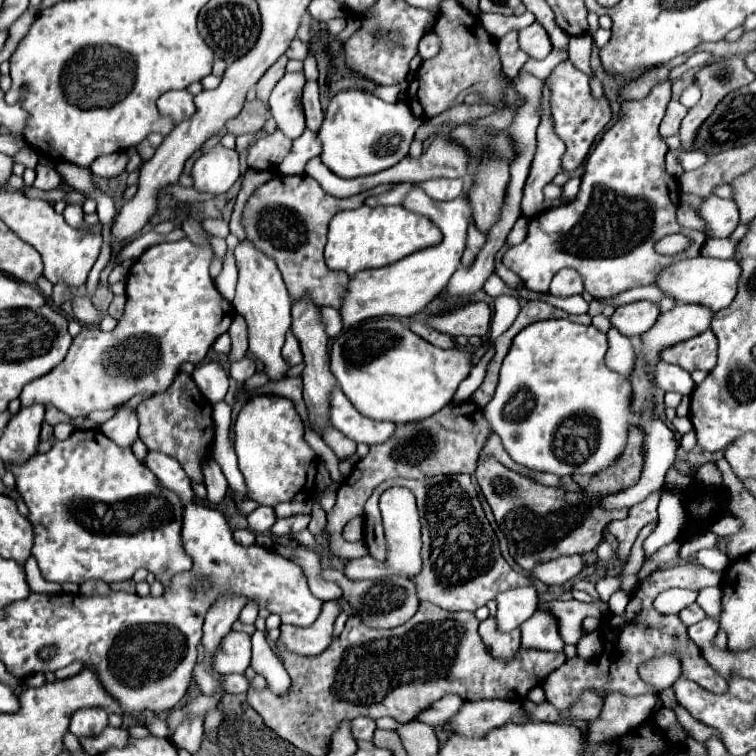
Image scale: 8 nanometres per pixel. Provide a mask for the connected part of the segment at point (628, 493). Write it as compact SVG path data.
M653 419L647 427L645 427L645 439L643 439L643 475L639 479L639 483L635 483L633 487L621 491L621 493L615 493L615 495L607 495L599 501L599 505L603 509L623 509L623 507L633 507L635 503L643 501L649 493L657 491L663 487L663 477L667 473L667 469L673 465L675 461L675 453L679 449L679 443L675 439L675 433L661 421L661 419Z

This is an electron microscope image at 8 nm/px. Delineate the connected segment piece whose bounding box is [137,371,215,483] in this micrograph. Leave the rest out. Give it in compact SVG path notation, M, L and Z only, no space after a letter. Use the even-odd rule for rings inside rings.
M179 371L167 391L147 397L139 403L137 415L139 415L141 441L147 445L147 449L171 455L181 463L183 471L189 475L191 481L201 483L203 481L201 461L209 455L215 433L213 433L211 405L201 395L201 391L193 387L191 375L187 375L185 371Z

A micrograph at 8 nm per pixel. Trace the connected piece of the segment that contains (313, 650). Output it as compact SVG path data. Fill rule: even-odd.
M325 601L319 619L309 627L281 625L281 641L297 655L317 655L333 641L333 625L341 613L341 601Z

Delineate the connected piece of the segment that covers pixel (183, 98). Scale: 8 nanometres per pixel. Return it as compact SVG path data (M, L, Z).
M167 91L157 101L157 107L159 107L159 113L163 117L171 117L175 125L189 119L195 113L193 95L189 91Z

